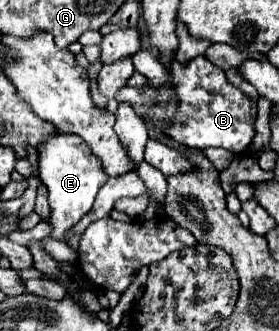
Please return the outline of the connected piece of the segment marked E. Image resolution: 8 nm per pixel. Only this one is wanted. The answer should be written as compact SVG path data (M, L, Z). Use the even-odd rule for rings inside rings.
M56 133L46 143L42 143L42 147L38 147L38 155L40 155L38 161L40 179L50 193L50 211L52 211L48 219L48 225L52 227L50 237L62 241L66 233L92 209L96 193L106 183L108 175L102 171L98 157L86 147L86 143L78 135Z

